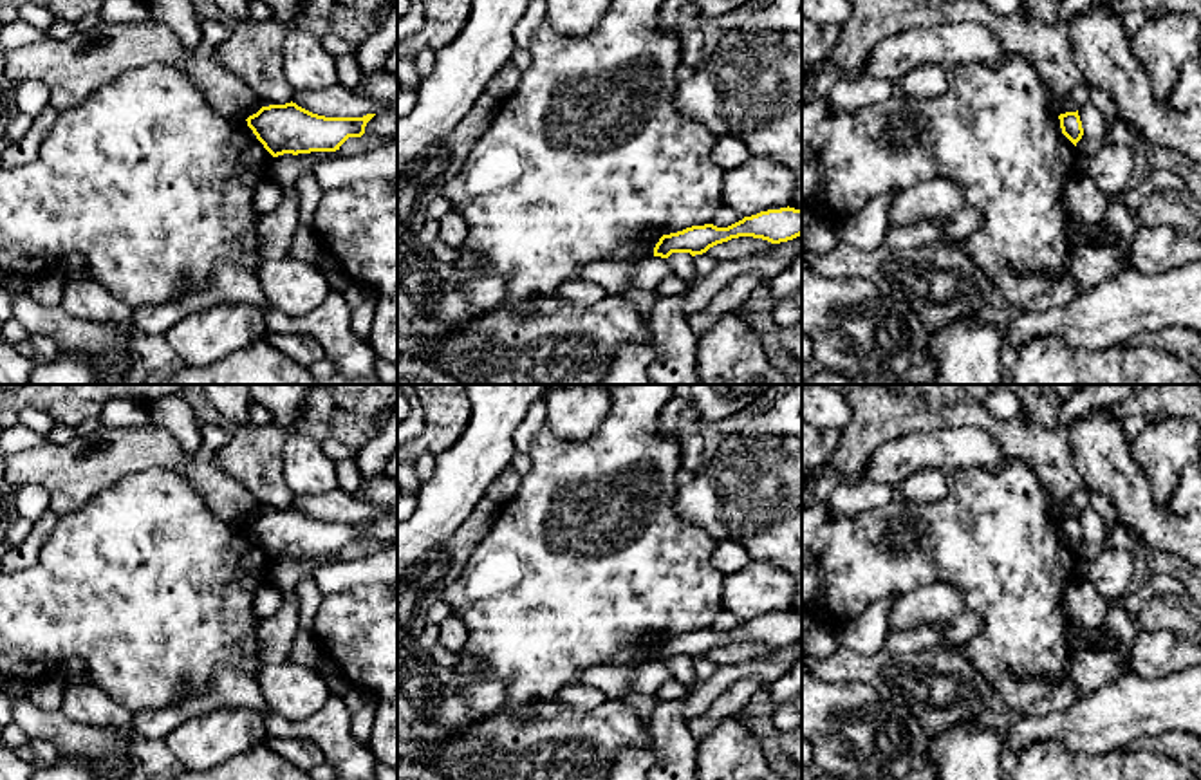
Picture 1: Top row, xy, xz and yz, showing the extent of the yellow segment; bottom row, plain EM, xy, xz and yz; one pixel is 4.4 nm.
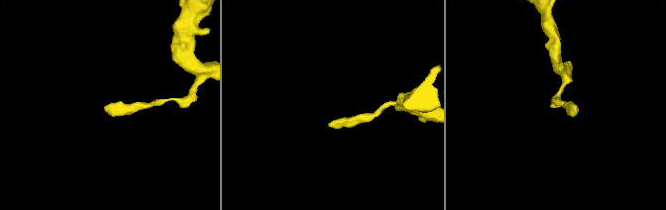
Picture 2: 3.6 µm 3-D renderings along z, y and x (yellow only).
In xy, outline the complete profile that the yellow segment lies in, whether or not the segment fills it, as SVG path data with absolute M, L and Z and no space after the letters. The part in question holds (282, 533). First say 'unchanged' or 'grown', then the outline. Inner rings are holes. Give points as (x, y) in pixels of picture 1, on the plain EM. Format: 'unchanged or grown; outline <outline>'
unchanged; outline M291 506L262 511L246 525L264 552L278 562L284 558L336 556L349 542L361 542L374 520L325 522Z

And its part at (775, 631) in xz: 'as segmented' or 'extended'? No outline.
as segmented

